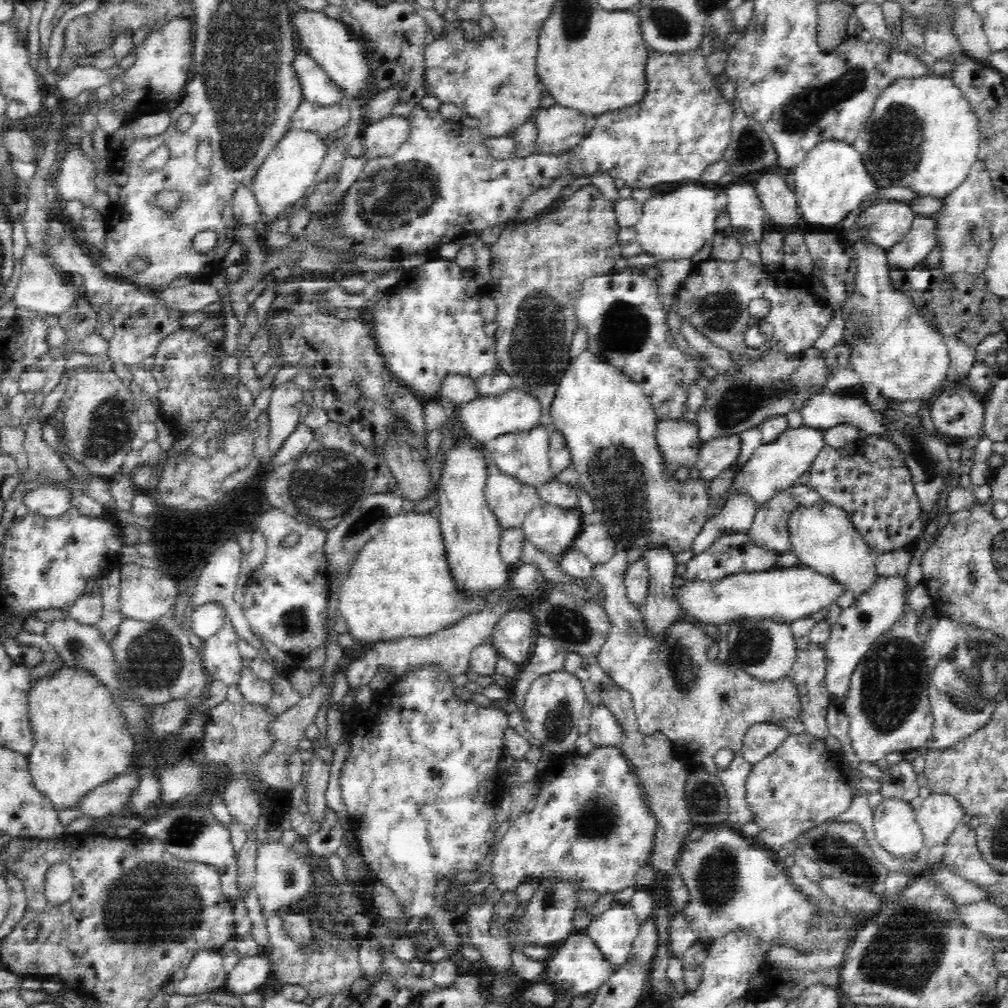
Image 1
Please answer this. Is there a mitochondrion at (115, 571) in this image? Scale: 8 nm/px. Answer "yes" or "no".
no

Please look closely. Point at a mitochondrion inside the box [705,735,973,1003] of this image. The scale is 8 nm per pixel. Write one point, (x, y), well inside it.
(907, 948)

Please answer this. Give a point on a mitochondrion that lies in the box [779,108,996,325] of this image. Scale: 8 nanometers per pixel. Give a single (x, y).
(970, 232)

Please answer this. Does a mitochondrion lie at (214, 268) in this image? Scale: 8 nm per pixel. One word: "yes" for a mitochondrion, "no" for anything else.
no

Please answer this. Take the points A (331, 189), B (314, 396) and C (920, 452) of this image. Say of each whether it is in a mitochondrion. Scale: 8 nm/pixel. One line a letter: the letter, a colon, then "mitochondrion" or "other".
A: mitochondrion
B: other
C: mitochondrion

